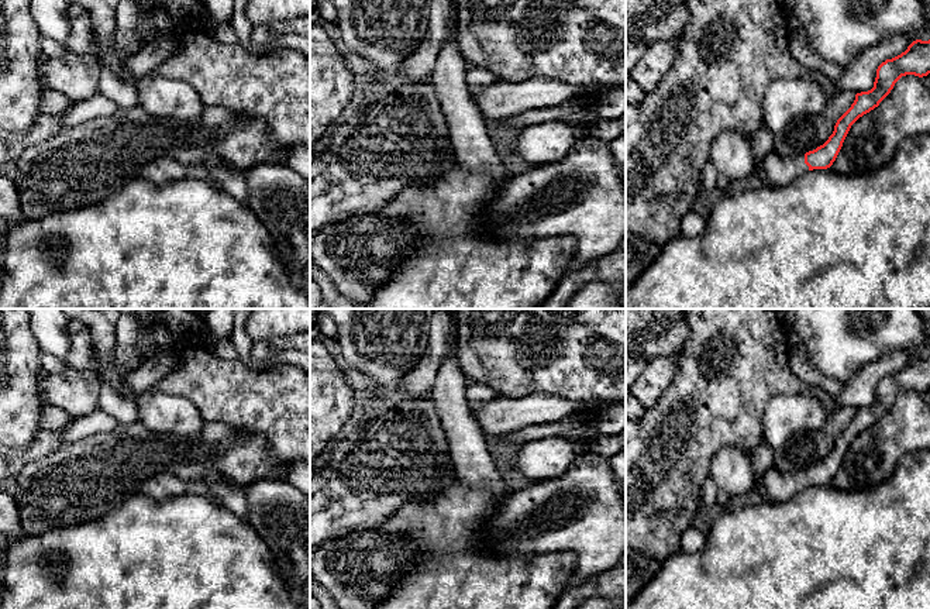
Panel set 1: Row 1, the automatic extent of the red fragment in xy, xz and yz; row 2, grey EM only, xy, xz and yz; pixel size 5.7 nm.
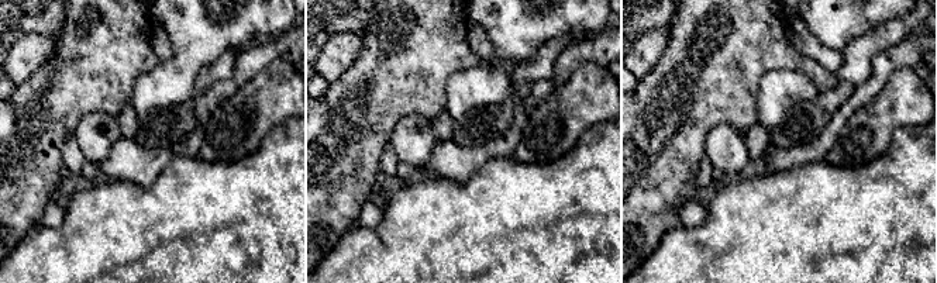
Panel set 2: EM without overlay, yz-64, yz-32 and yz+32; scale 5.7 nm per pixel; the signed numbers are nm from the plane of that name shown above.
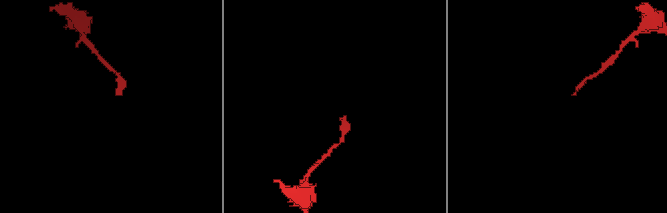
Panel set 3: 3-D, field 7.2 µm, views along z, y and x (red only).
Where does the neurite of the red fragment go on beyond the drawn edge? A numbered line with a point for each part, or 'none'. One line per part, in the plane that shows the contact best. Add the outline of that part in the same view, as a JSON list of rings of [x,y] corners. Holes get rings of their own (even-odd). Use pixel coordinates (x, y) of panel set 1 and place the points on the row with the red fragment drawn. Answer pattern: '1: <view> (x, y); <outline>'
1: yz (774, 169); [[[772,151],[761,162],[754,162],[751,175],[758,176],[762,185],[783,187],[807,172],[805,155],[781,156]]]

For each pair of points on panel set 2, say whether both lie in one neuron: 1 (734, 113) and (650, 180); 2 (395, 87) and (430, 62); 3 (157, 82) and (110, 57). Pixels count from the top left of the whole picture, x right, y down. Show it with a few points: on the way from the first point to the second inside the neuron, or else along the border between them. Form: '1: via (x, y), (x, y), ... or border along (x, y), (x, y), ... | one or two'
1: via (712, 114), (668, 158) | one
2: via (403, 79), (422, 64) | one
3: border along (161, 62), (135, 79), (128, 100) | two

